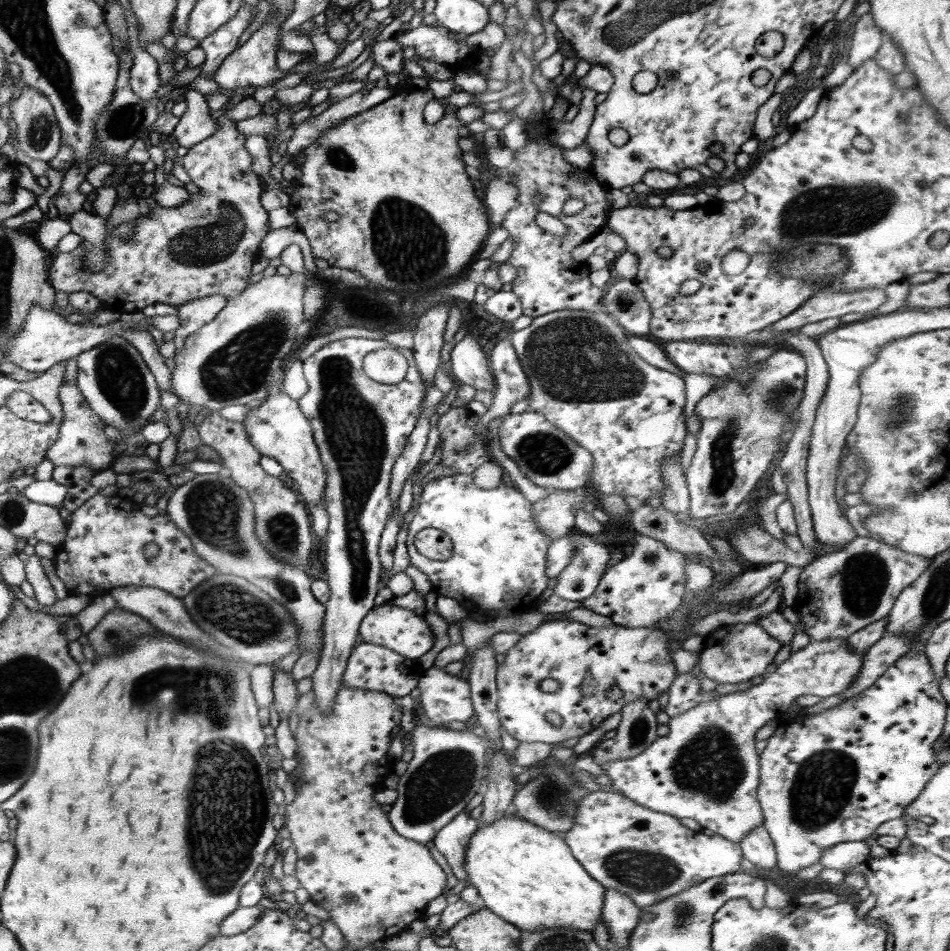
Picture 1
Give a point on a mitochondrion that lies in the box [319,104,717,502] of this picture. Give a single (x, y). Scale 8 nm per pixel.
(573, 359)

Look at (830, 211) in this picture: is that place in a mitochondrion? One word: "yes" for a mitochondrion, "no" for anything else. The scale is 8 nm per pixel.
yes

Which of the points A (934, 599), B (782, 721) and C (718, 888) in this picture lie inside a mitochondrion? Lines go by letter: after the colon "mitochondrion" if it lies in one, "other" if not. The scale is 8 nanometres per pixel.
A: mitochondrion
B: other
C: mitochondrion

